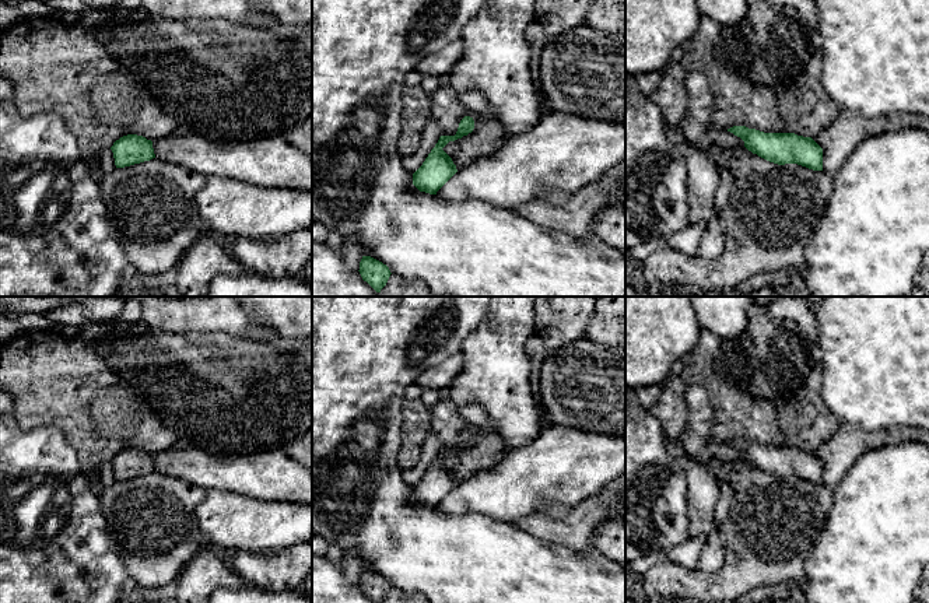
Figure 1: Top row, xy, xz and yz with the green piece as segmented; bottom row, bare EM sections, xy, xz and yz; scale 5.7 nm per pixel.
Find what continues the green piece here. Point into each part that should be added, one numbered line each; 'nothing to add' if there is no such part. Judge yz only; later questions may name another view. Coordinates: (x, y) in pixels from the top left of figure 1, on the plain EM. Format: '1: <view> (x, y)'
nothing to add

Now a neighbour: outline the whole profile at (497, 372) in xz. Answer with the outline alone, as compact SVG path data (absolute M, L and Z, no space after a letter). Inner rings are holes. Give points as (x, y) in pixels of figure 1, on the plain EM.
M491 297L485 318L463 340L463 365L449 386L451 400L456 406L480 404L497 427L506 449L532 444L543 432L546 410L536 397L532 383L532 360L526 343L536 333L536 297Z

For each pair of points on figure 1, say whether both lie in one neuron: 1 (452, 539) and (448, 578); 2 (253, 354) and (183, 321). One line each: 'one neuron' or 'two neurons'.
1: one neuron
2: two neurons

